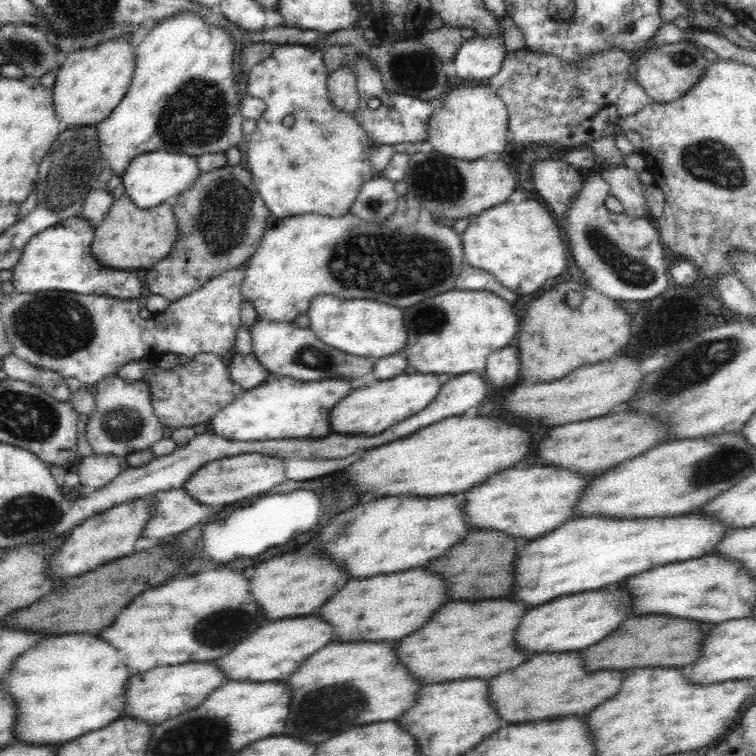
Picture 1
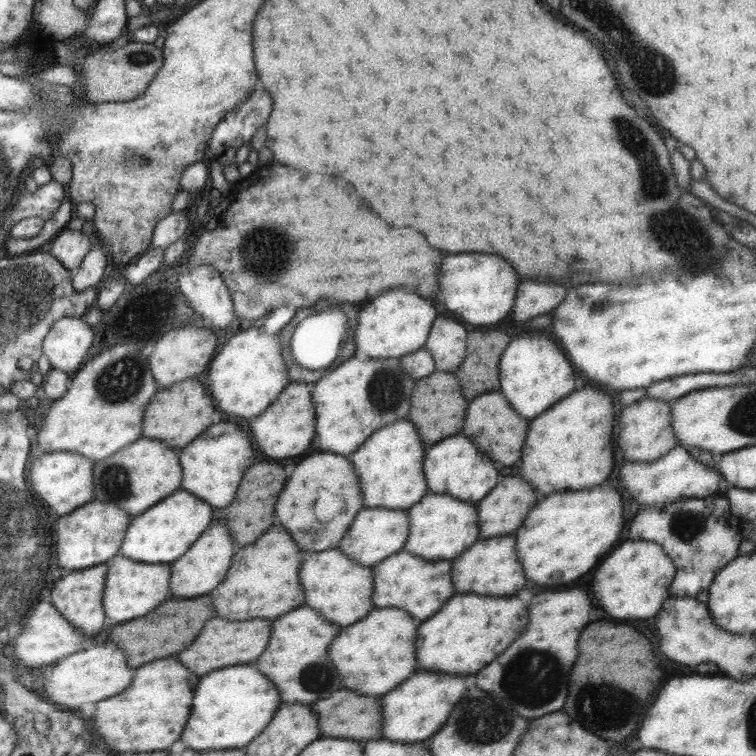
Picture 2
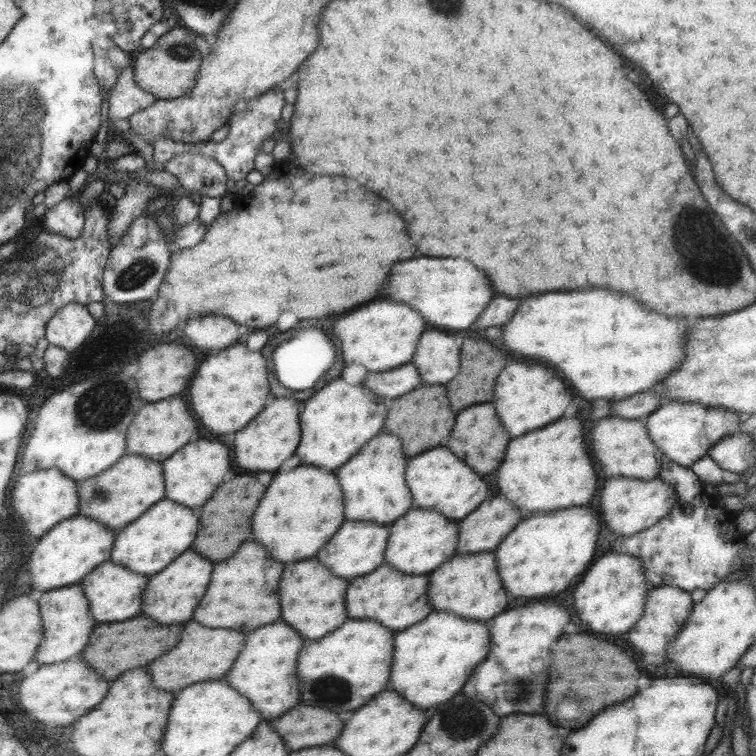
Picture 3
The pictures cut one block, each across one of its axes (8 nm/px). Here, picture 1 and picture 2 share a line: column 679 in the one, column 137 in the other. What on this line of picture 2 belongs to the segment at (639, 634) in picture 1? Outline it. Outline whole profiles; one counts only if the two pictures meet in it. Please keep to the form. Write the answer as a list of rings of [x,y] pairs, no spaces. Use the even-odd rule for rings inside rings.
[[[201,596],[201,598],[191,598],[191,600],[177,598],[177,600],[162,602],[141,618],[135,618],[133,622],[117,624],[115,628],[111,626],[111,632],[108,635],[109,642],[115,642],[115,646],[125,652],[129,668],[137,668],[155,658],[165,658],[169,654],[177,654],[179,650],[187,648],[193,642],[193,638],[203,628],[203,622],[213,616],[209,600],[211,598]]]

